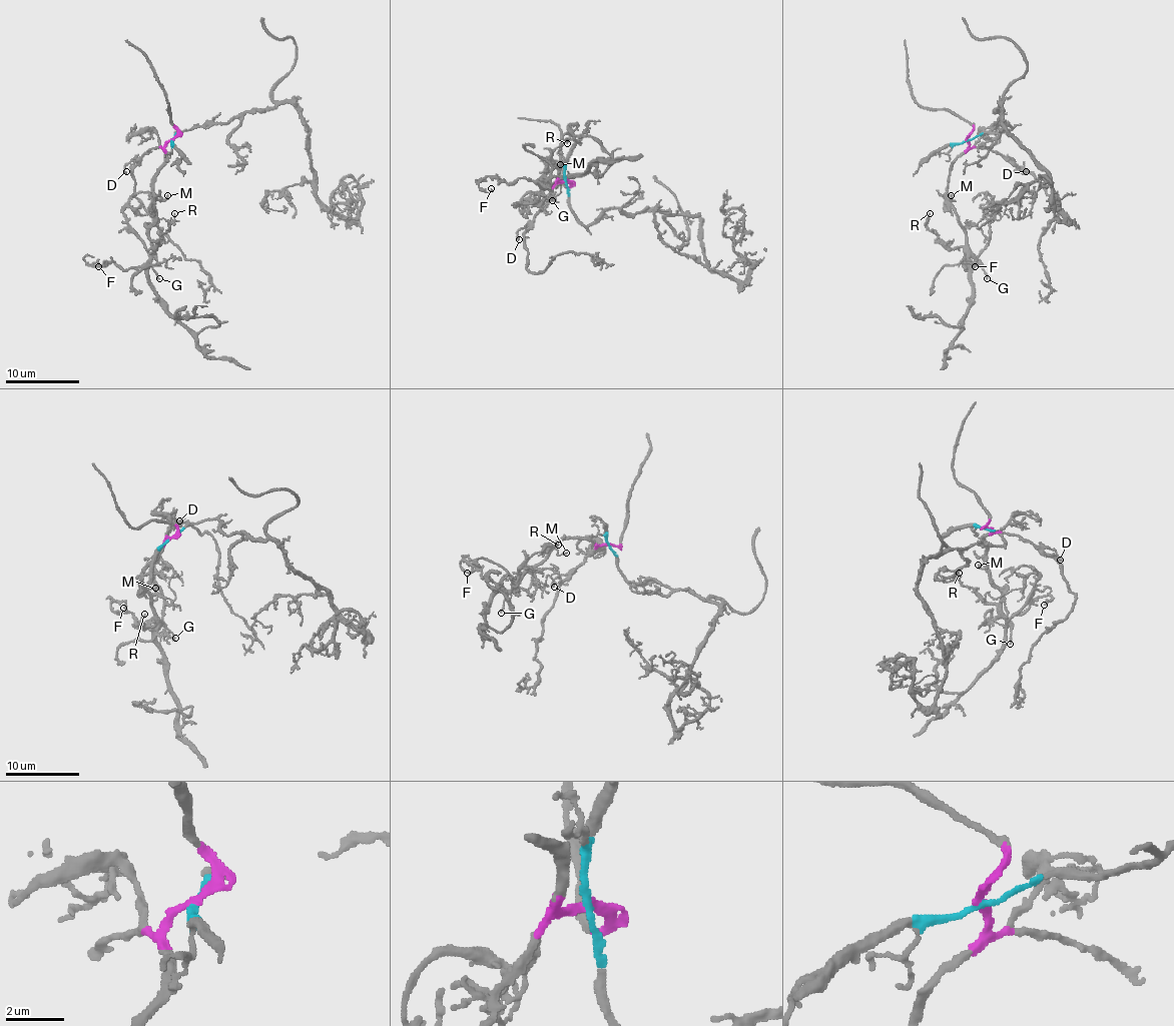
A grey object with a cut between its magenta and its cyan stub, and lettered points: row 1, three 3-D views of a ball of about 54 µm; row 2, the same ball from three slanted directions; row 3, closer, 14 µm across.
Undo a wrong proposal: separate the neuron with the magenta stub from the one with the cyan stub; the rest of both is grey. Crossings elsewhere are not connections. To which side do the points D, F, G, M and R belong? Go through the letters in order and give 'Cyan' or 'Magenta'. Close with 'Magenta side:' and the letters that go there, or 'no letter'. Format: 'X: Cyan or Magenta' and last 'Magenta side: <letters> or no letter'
D: Magenta
F: Magenta
G: Magenta
M: Magenta
R: Magenta
Magenta side: D, F, G, M, R

